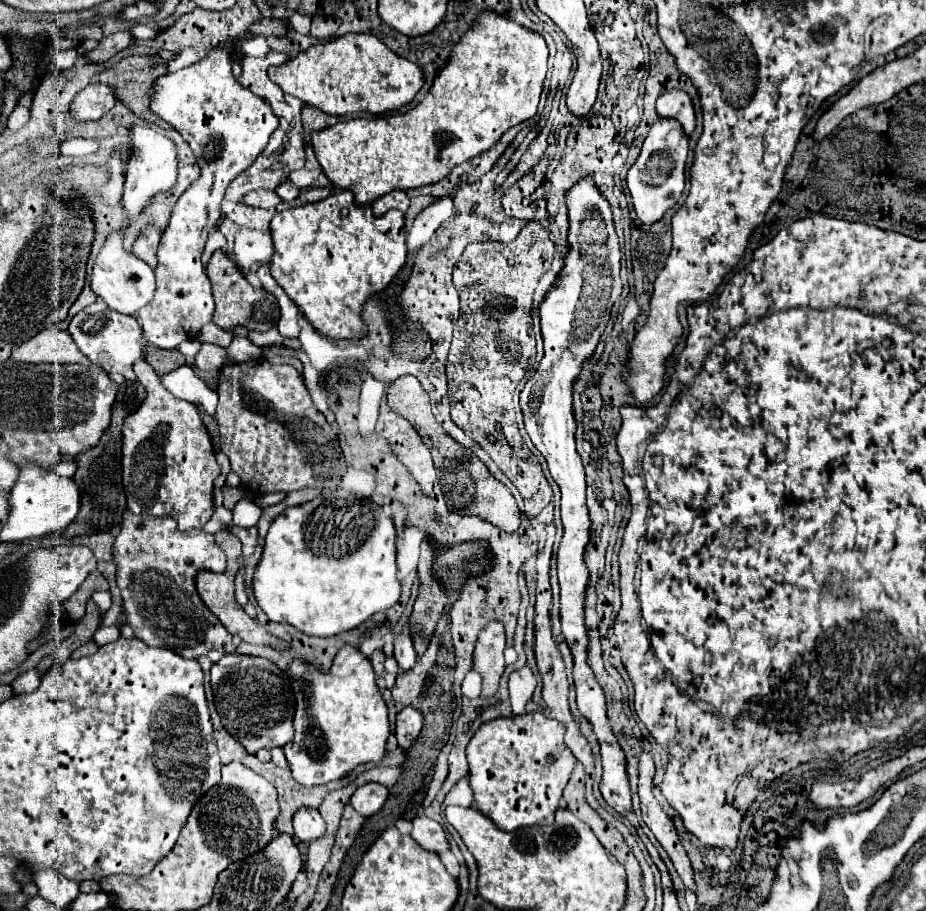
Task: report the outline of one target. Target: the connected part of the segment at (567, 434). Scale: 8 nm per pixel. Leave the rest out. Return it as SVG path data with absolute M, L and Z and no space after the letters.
M582 179L576 183L568 195L568 217L570 217L570 253L566 255L564 267L550 287L546 299L540 305L540 323L544 337L544 359L540 361L536 375L526 383L520 393L520 405L524 413L526 431L536 445L536 449L546 457L548 469L562 491L562 525L564 537L558 547L558 581L560 581L560 617L562 631L574 655L574 687L576 687L576 703L580 713L592 723L594 733L600 743L602 753L602 783L600 791L606 803L616 809L622 817L626 817L634 827L638 827L638 819L632 811L630 801L630 781L626 775L626 755L620 747L620 741L614 737L610 719L606 715L606 699L604 689L594 677L588 665L588 631L584 625L584 601L588 587L588 567L584 563L584 549L590 541L590 519L586 507L586 481L584 467L580 455L576 453L574 431L574 407L572 407L572 385L580 375L582 365L594 355L594 349L600 341L602 331L608 325L610 309L614 301L622 293L620 283L620 247L618 237L612 223L612 211L608 201L602 197L592 179Z

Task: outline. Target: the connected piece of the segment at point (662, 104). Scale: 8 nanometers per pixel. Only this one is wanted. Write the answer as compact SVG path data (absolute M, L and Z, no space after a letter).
M672 89L668 93L664 93L658 101L656 101L656 113L662 119L676 119L684 133L690 135L694 131L696 125L696 117L694 117L694 107L690 101L690 95L678 89Z

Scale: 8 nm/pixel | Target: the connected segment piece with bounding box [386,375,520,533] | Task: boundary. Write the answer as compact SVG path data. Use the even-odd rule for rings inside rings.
M412 375L400 377L400 379L390 383L386 397L388 397L390 409L394 413L402 415L404 419L408 419L416 427L416 431L420 433L424 443L430 447L432 459L434 459L434 465L436 465L436 473L438 473L438 483L440 483L442 493L446 497L448 511L456 511L456 513L462 513L462 515L478 515L478 517L486 519L488 523L502 527L508 533L516 531L518 525L520 525L520 511L518 511L516 499L512 497L512 493L508 491L508 487L504 483L496 481L490 475L486 465L472 453L472 449L466 449L460 443L456 443L438 425L438 421L434 419L432 409L430 409L430 397L422 389L420 381Z

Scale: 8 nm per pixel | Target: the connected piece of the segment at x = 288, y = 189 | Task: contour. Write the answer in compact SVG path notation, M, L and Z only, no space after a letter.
M286 181L286 183L282 183L282 185L276 189L276 193L278 193L278 197L280 197L282 201L294 201L294 199L300 195L300 189L298 189L292 181Z

